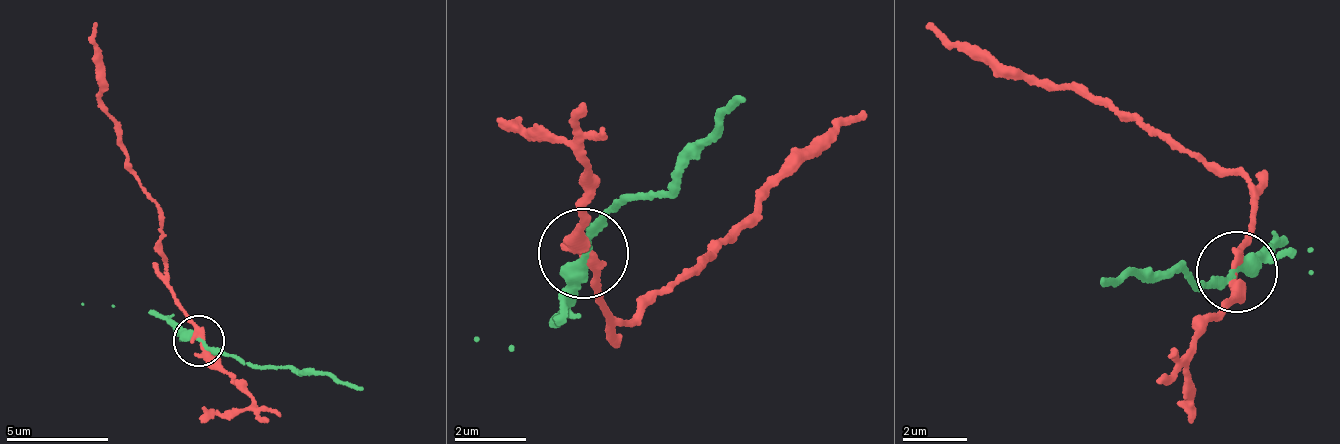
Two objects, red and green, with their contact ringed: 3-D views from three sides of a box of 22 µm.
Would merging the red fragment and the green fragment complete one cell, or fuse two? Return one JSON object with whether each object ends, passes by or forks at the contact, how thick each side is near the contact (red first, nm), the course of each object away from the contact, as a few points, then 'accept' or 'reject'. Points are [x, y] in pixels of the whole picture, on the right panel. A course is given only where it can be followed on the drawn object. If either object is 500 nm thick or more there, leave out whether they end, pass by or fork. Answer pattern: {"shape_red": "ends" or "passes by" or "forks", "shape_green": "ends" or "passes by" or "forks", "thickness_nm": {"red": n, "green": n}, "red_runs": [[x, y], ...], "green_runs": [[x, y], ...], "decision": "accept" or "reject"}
{"shape_red": "passes by", "shape_green": "passes by", "thickness_nm": {"red": 190, "green": 240}, "red_runs": [[1237, 268], [1251, 180], [1217, 171], [1172, 140], [1097, 98], [1043, 90], [925, 28]], "green_runs": [[1237, 268], [1197, 283], [1183, 268], [1136, 265], [1103, 278]], "decision": "reject"}

